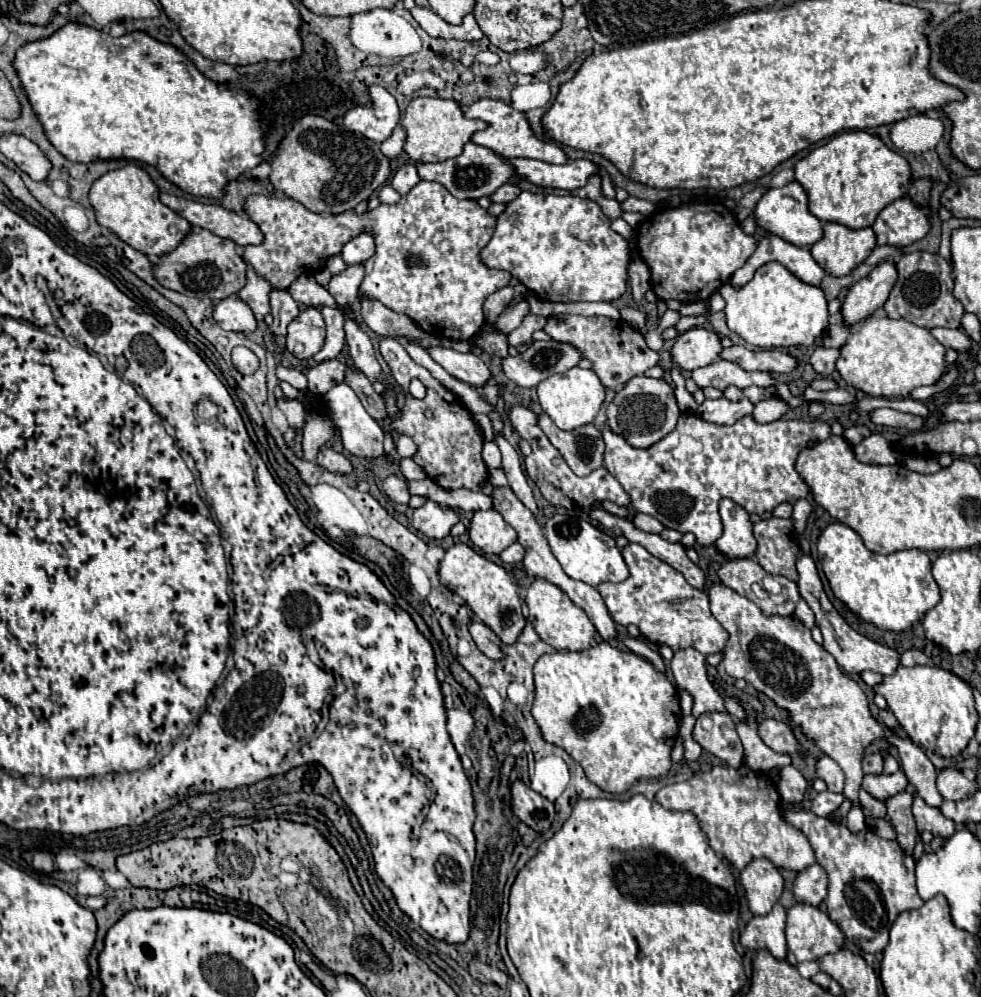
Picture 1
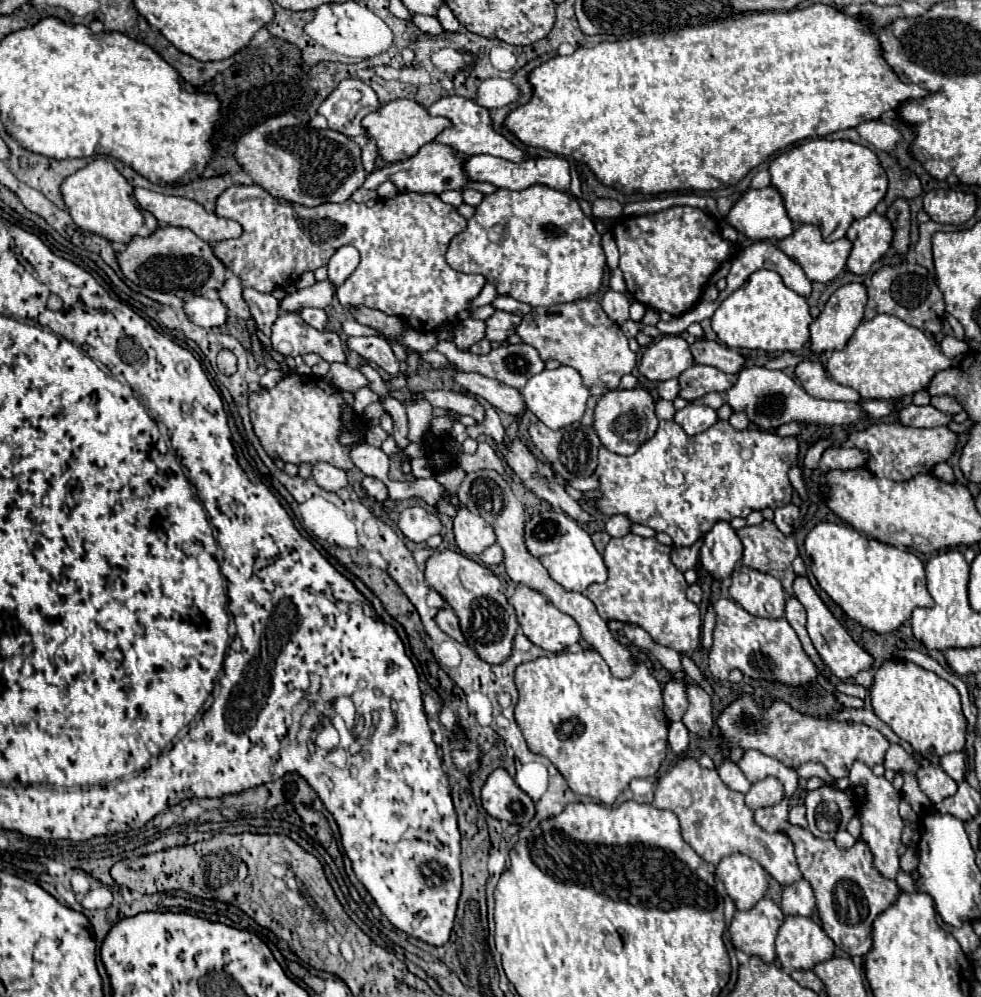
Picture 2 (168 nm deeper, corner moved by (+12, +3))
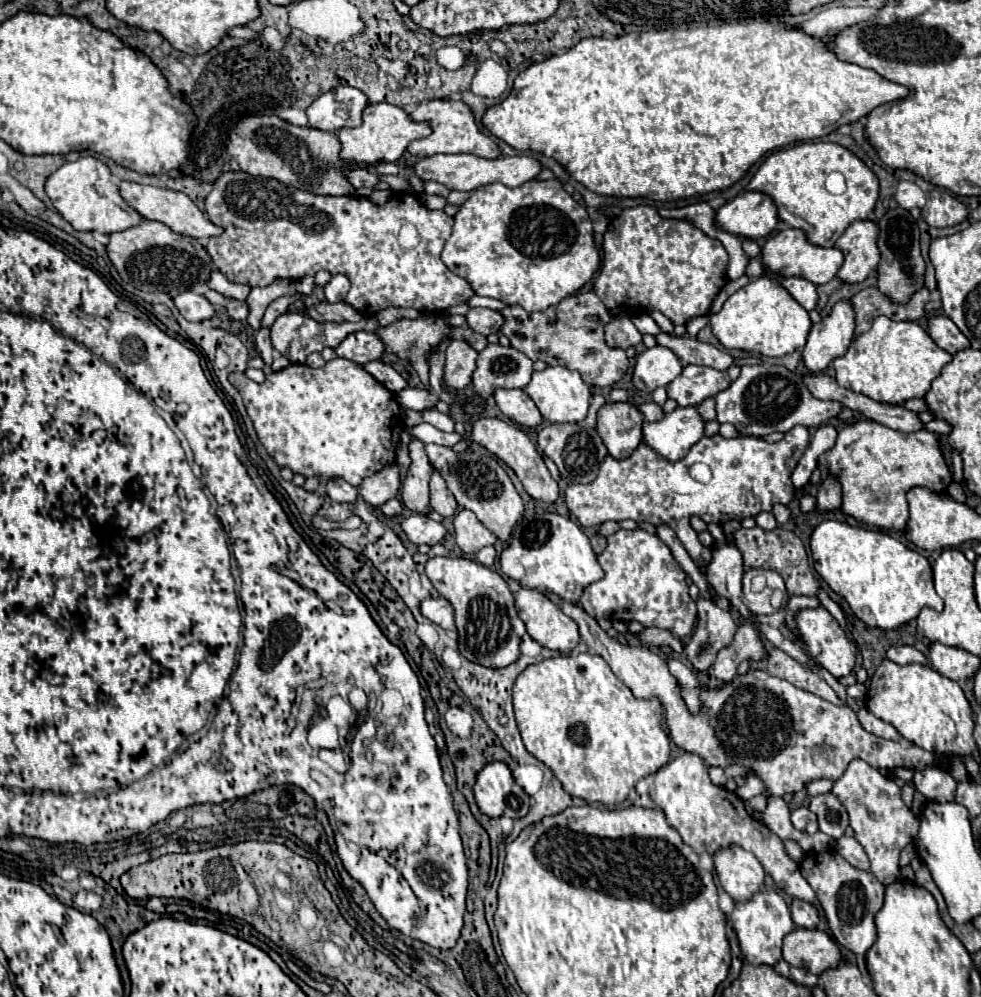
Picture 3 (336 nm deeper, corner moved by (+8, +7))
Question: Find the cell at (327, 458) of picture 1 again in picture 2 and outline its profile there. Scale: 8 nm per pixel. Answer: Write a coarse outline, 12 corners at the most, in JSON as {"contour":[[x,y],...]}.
{"contour":[[327,462],[313,466],[313,478],[327,492],[347,486],[347,474]]}

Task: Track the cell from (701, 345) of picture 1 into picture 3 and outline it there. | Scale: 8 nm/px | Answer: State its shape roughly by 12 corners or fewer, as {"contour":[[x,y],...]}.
{"contour":[[673,350],[639,354],[633,376],[649,392],[673,382],[683,364]]}

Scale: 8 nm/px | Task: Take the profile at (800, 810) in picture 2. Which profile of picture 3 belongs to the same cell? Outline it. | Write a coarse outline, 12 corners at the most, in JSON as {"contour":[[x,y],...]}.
{"contour":[[809,808],[791,812],[791,822],[807,834],[817,832],[817,818]]}

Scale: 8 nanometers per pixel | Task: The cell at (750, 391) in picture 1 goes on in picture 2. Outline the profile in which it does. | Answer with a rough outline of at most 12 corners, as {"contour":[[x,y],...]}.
{"contour":[[743,368],[733,412],[773,432],[789,422],[855,424],[859,404],[811,398],[781,370]]}

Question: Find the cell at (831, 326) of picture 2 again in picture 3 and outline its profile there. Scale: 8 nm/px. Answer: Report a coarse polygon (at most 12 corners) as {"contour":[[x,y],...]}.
{"contour":[[851,300],[813,324],[803,362],[821,372],[855,336]]}

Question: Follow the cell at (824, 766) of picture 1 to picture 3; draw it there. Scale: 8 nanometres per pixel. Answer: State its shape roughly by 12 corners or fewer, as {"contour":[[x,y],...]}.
{"contour":[[833,794],[813,796],[809,810],[819,830],[841,838],[849,826],[843,802]]}

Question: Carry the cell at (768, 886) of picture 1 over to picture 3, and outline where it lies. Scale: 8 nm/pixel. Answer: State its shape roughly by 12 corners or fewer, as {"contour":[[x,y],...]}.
{"contour":[[741,846],[713,860],[723,890],[747,902],[761,890],[765,870]]}

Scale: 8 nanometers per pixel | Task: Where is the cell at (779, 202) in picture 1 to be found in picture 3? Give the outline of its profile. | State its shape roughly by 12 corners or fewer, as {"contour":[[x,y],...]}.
{"contour":[[743,192],[717,210],[717,226],[765,238],[777,224],[775,202]]}

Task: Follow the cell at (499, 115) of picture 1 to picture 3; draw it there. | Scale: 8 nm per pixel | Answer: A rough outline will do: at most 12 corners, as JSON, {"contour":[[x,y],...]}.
{"contour":[[429,100],[411,112],[431,136],[407,152],[499,158],[473,110],[457,100]]}

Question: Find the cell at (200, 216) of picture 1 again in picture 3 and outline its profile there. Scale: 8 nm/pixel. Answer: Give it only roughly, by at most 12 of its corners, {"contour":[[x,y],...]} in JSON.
{"contour":[[121,182],[125,202],[177,234],[223,234],[183,192]]}

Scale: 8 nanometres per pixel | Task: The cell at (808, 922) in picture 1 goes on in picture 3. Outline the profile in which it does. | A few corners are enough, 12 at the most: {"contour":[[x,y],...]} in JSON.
{"contour":[[795,928],[783,938],[783,958],[821,974],[841,962],[827,932]]}

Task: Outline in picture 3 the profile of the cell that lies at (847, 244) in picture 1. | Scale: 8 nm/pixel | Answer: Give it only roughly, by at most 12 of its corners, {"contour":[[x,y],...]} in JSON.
{"contour":[[785,228],[761,254],[777,274],[831,282],[845,260],[839,248],[811,244]]}

